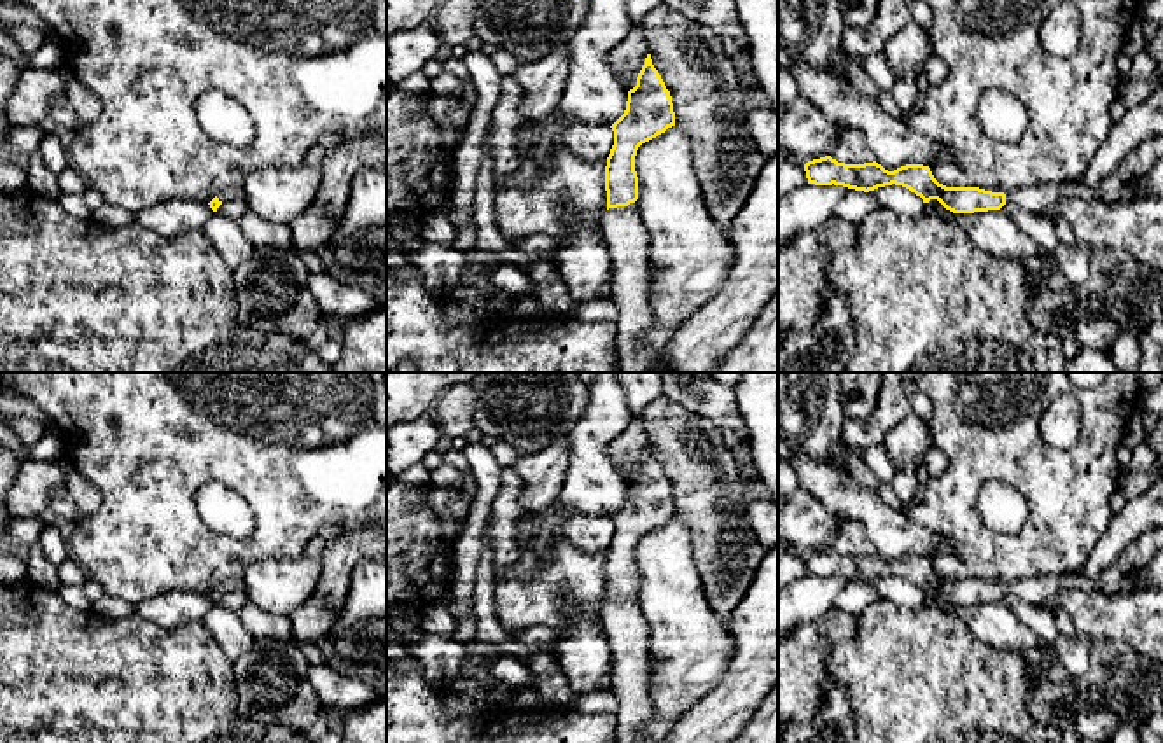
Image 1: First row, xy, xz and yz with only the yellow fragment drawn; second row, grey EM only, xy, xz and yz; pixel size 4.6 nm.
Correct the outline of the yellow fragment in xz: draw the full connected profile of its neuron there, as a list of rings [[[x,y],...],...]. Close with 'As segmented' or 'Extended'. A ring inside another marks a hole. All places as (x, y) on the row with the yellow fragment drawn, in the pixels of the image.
[[[645,58],[637,86],[628,91],[624,114],[610,126],[614,145],[605,166],[607,212],[602,234],[610,253],[610,290],[617,308],[616,348],[621,372],[649,372],[652,358],[640,348],[652,325],[649,306],[649,233],[630,205],[638,199],[635,156],[642,143],[675,126],[670,91]]]. Extended

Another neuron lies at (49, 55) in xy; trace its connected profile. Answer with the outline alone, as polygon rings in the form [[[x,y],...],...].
[[[47,38],[47,42],[30,56],[35,68],[54,70],[65,61],[63,47],[59,42]]]

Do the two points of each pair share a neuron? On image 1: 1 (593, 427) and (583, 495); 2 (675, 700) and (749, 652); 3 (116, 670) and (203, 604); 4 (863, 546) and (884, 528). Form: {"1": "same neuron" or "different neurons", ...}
{"1": "same neuron", "2": "different neurons", "3": "different neurons", "4": "different neurons"}

